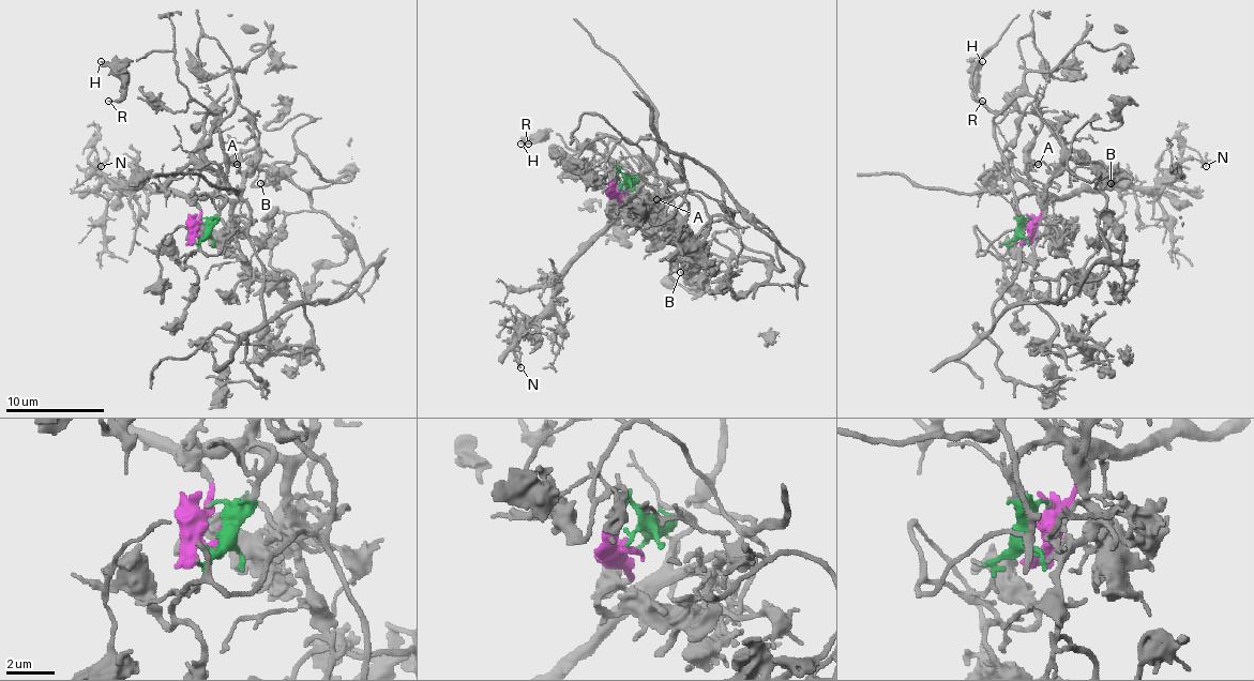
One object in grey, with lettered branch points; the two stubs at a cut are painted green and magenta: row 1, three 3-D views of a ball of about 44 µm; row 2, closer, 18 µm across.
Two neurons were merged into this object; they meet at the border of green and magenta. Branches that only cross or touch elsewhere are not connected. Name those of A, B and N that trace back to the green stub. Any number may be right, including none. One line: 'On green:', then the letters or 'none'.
On green: A, N

